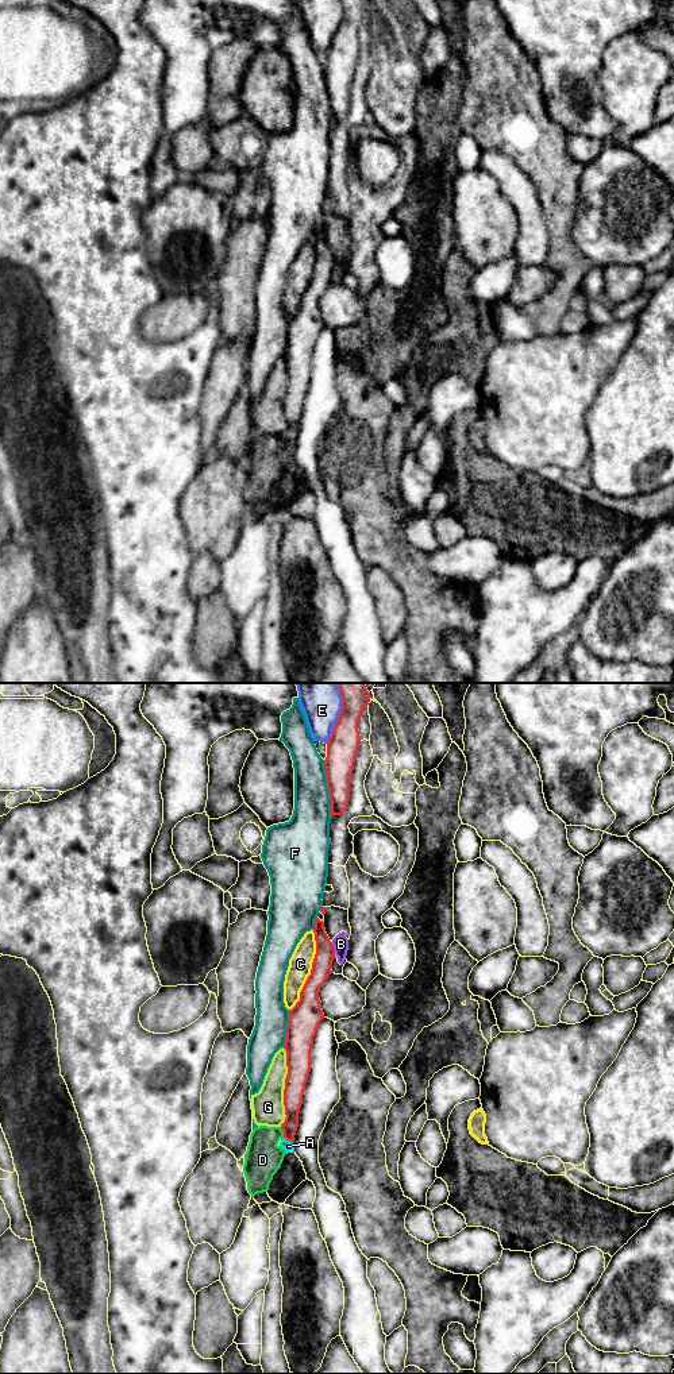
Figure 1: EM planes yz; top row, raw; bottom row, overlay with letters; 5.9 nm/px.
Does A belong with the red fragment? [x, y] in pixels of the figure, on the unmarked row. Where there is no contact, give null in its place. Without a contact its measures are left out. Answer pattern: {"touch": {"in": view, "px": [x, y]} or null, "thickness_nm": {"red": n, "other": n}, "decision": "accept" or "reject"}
{"touch": {"in": "yz", "px": [288, 448]}, "thickness_nm": {"red": 110, "other": 60}, "decision": "reject"}

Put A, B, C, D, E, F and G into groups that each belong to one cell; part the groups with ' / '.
A D / B / C / E / F / G

